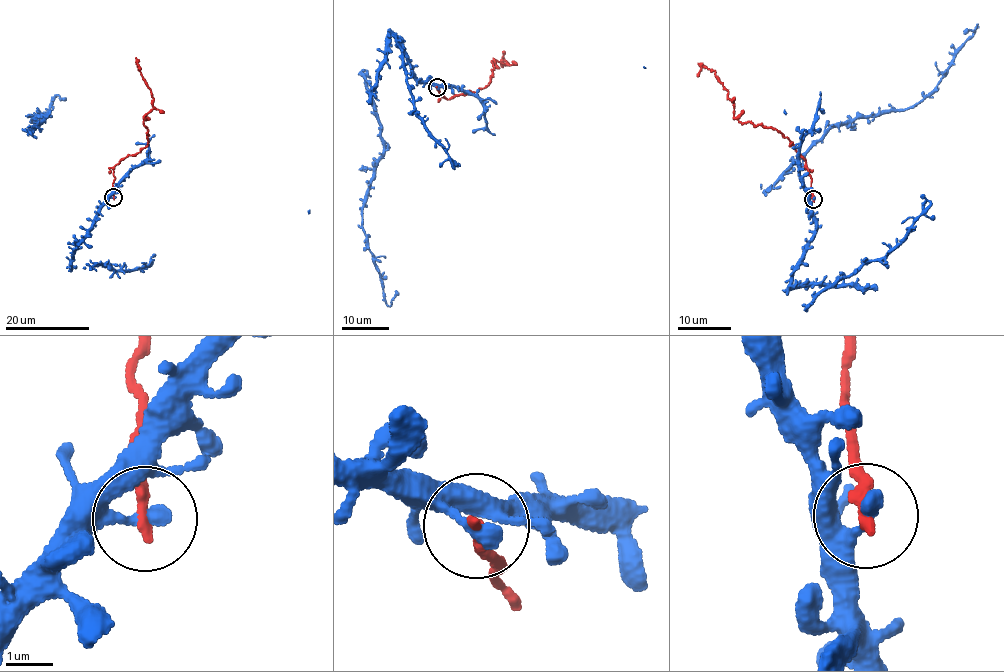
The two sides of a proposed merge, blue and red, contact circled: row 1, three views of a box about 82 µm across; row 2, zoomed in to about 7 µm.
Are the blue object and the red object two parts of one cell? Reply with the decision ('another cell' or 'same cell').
another cell

